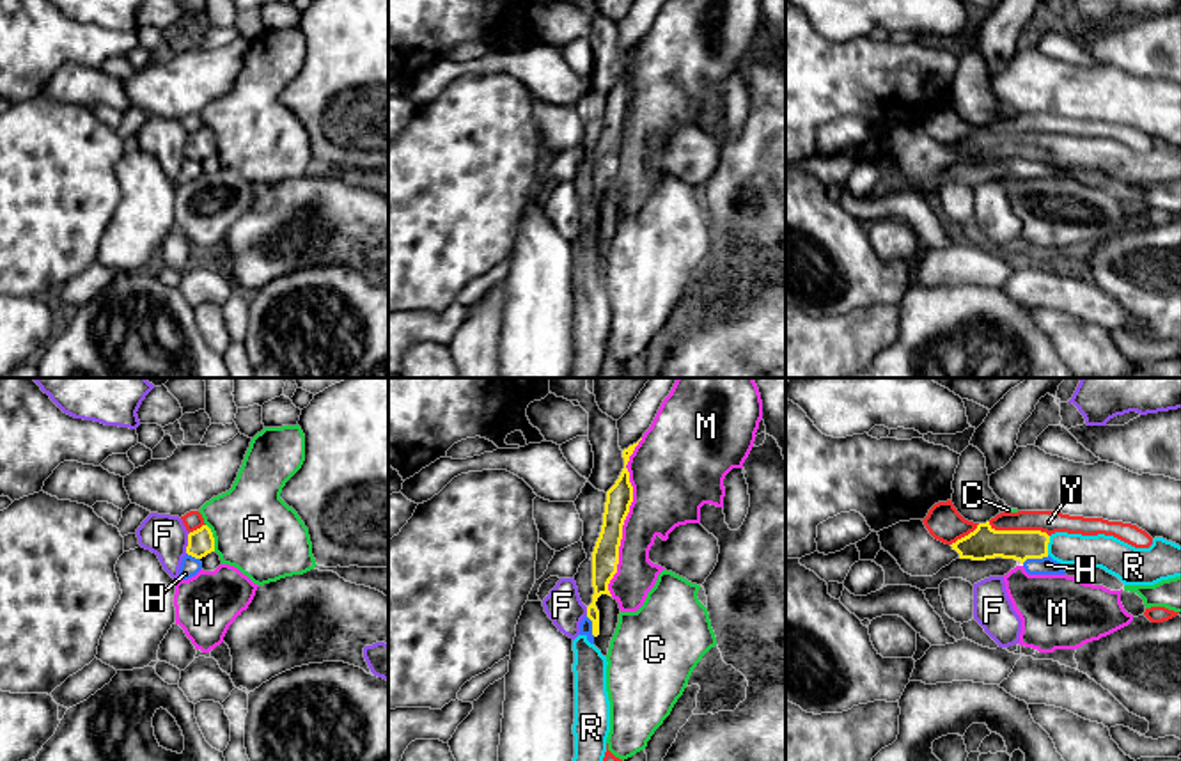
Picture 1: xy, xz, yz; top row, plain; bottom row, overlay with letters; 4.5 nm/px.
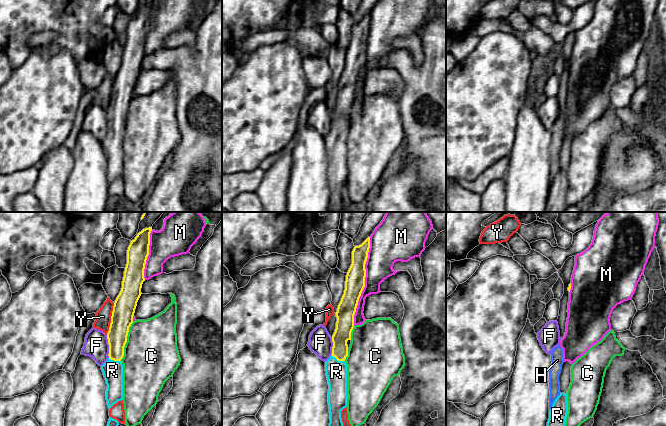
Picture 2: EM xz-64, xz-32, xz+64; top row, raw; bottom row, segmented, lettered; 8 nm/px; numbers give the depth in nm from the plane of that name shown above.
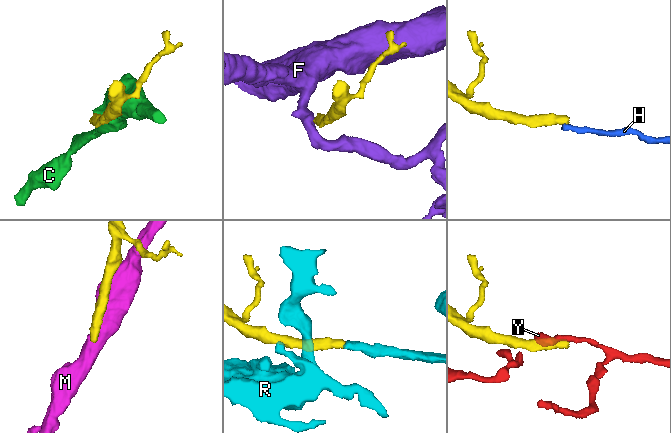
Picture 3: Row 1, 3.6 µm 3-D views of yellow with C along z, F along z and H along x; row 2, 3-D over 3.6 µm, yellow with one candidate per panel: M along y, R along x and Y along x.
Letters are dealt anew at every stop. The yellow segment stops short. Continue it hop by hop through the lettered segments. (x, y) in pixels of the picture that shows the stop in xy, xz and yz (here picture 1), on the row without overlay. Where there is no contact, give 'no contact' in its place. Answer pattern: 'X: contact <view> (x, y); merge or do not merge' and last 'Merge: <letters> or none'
C: contact xy (213, 141); do not merge
F: contact xy (188, 146); do not merge
H: contact yz (1034, 160); do not merge
M: contact xz (626, 117); do not merge
R: contact yz (1047, 148); merge
Y: contact yz (1018, 133); do not merge
Merge: R

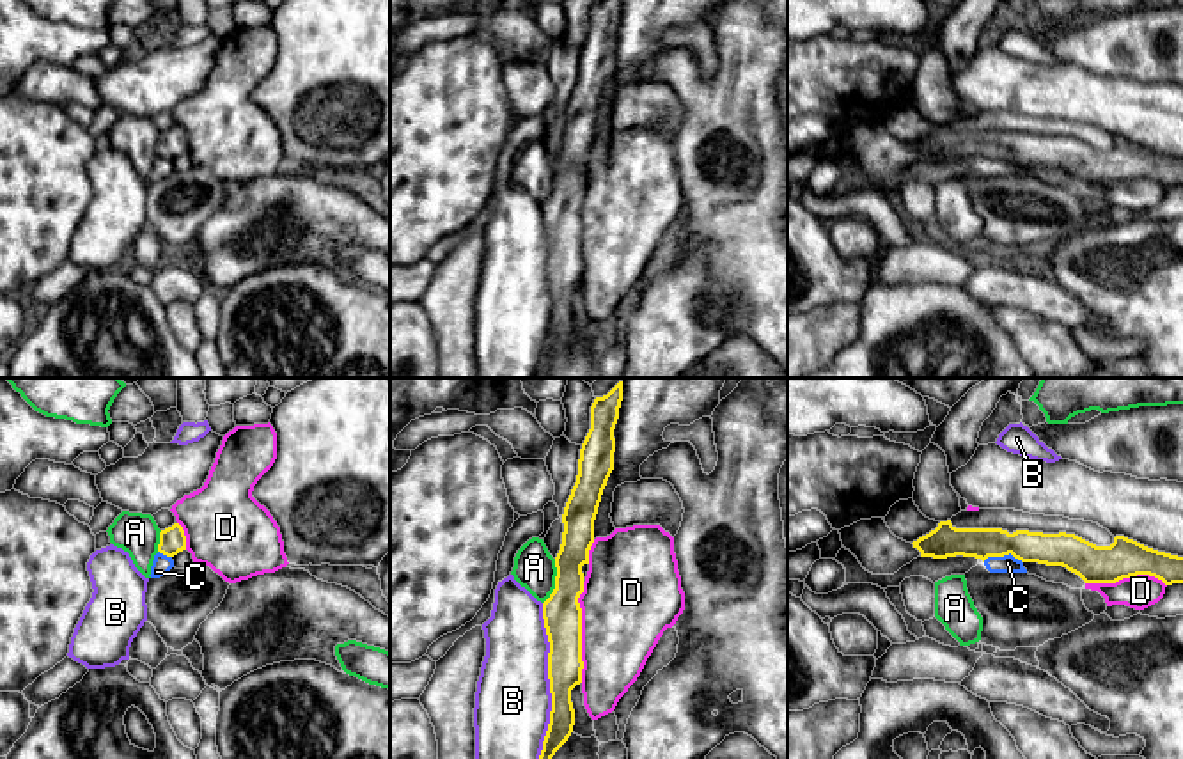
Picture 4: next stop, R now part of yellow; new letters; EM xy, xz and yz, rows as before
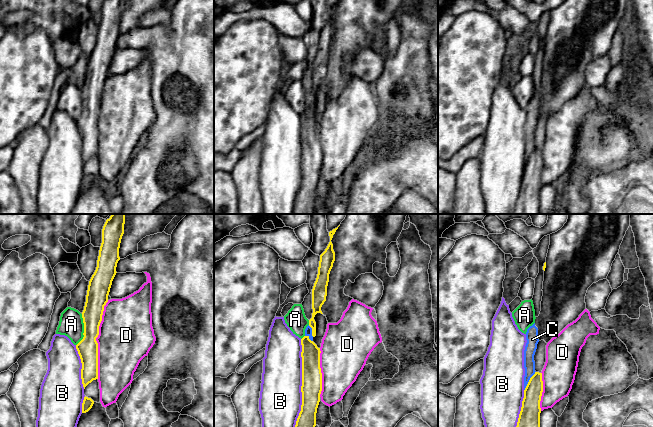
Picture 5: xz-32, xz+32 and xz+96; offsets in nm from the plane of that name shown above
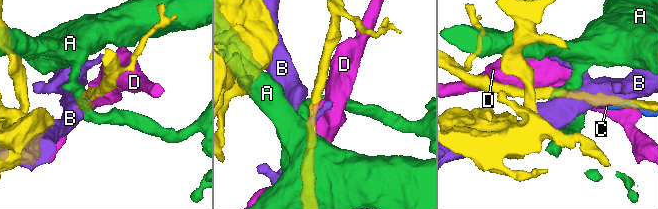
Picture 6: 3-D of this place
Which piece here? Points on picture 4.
A: contact xz (556, 185); do not merge
B: contact xz (550, 291); do not merge
C: contact yz (1002, 158); do not merge
D: contact xz (580, 234); do not merge
Merge: none

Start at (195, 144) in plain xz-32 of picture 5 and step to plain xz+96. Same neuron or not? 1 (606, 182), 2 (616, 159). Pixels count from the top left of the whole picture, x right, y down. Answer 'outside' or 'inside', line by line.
1: inside
2: outside

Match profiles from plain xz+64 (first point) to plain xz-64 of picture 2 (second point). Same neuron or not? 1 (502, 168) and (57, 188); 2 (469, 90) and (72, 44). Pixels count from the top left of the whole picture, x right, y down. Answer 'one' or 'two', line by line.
1: two
2: two

